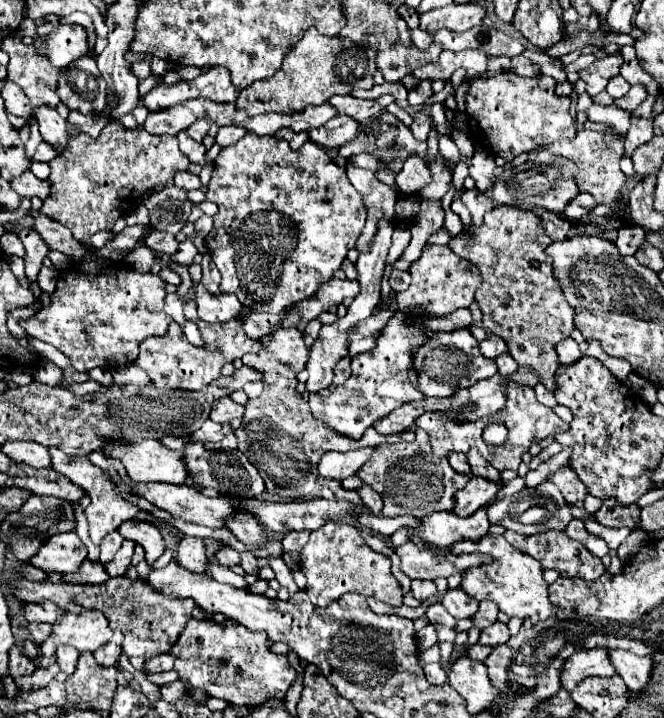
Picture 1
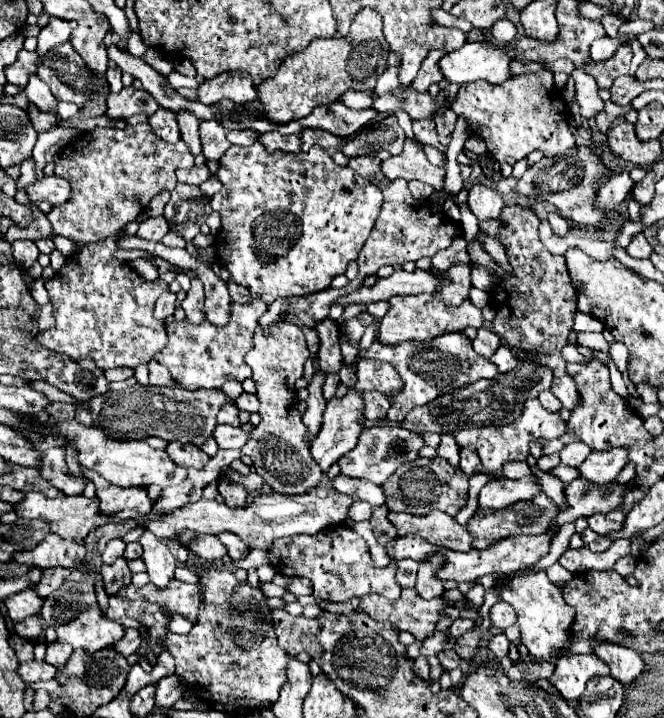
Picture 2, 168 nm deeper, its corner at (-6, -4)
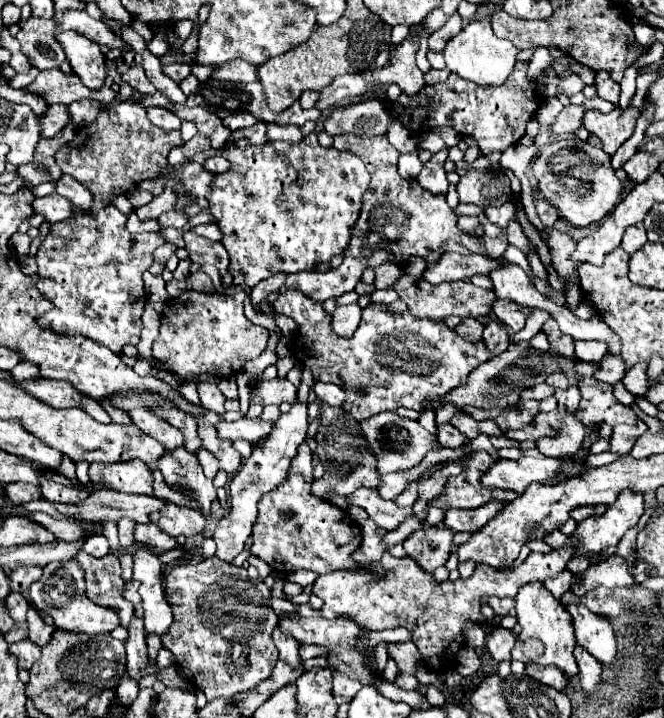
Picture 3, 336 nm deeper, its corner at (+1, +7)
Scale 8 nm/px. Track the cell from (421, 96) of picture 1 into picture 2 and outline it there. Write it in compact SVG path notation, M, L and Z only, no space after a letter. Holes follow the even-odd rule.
M434 49L428 53L428 57L422 61L422 67L418 71L418 77L412 81L412 89L416 93L428 93L428 87L432 83L442 81L442 73L438 69L438 61L444 57L442 49Z

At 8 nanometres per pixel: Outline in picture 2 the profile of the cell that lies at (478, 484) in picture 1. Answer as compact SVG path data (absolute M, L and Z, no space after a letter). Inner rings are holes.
M506 477L492 479L482 487L478 495L478 507L502 511L504 507L510 507L512 503L534 499L538 491L540 491L540 485L534 481L534 477L524 477L516 481Z

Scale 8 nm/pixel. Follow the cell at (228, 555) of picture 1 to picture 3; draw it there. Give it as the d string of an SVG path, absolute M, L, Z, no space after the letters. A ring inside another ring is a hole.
M167 502L165 508L161 508L161 512L153 512L153 516L149 516L153 524L157 524L161 530L165 530L171 536L195 536L203 530L205 518L187 506L177 506L173 502Z

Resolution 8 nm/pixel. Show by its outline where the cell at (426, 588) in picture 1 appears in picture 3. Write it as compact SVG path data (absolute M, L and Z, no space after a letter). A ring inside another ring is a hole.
M425 526L413 532L403 542L405 552L419 562L423 570L429 574L435 572L435 568L443 566L449 558L451 552L451 542L453 542L453 530L443 528L443 526Z

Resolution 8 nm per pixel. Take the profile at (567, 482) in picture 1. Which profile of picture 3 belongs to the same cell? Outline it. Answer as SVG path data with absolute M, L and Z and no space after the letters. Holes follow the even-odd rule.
M637 422L637 426L629 426L629 424L619 424L615 426L613 434L611 434L611 452L617 454L629 454L633 444L637 442L639 436L643 436L647 432L647 426L643 422Z

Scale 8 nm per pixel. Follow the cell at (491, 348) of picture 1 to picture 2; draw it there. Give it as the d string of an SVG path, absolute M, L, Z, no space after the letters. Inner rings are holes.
M480 327L478 337L472 341L472 345L474 345L476 353L480 353L486 359L490 359L496 353L496 347L500 347L500 337L494 331Z

